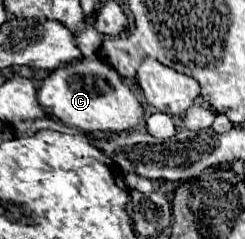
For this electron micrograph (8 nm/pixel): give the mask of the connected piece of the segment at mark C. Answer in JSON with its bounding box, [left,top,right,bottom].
[38,58,144,134]

